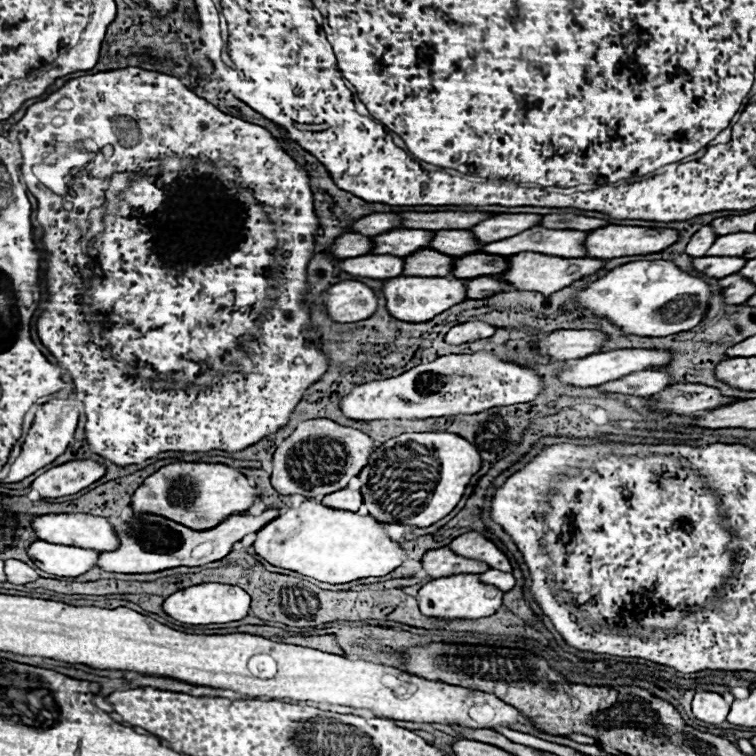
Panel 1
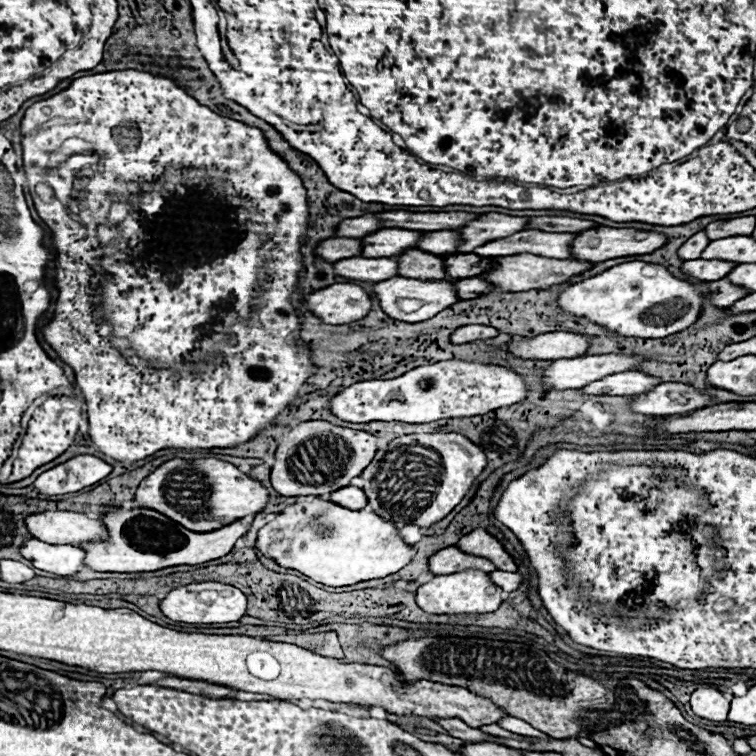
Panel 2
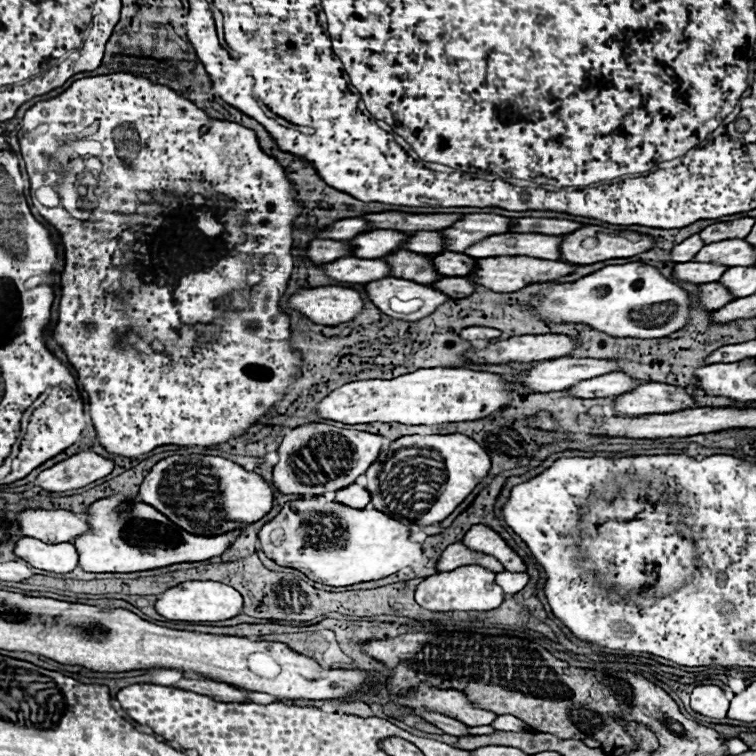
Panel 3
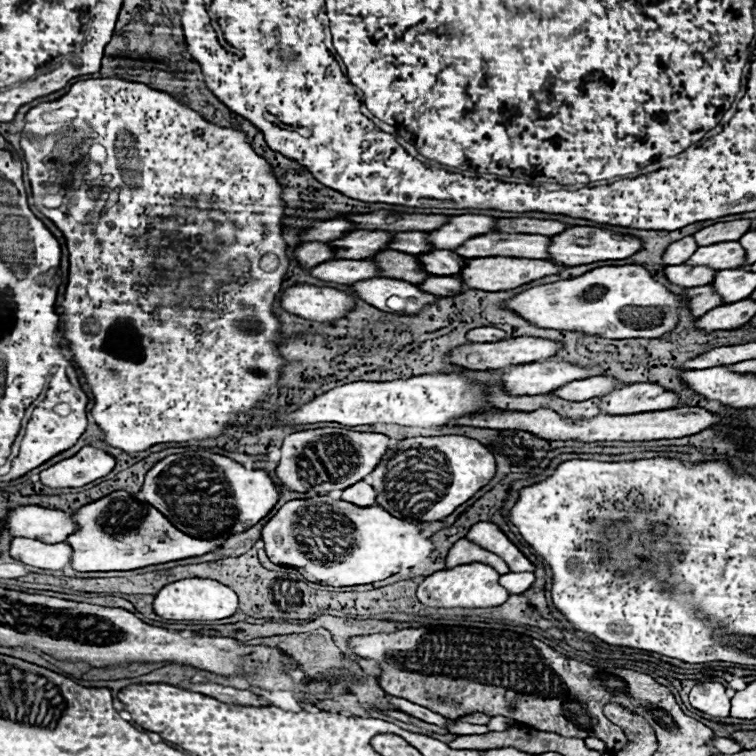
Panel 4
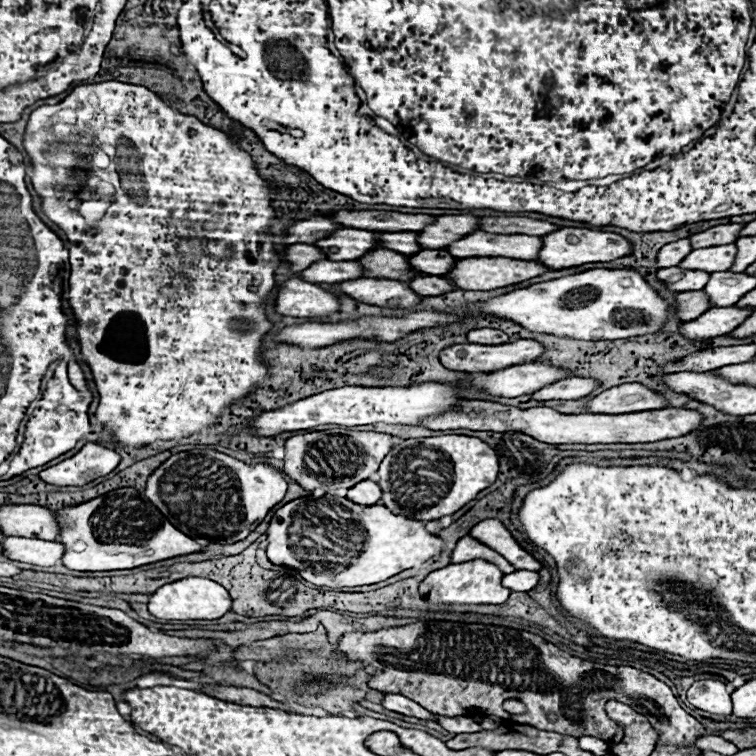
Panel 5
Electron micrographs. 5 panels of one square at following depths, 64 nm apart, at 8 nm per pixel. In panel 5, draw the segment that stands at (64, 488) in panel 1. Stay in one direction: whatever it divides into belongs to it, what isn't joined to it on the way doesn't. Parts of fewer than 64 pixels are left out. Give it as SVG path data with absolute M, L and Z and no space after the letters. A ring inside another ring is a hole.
M88 442L72 458L40 472L40 478L52 486L84 486L94 478L110 474L120 462L120 454L100 444Z

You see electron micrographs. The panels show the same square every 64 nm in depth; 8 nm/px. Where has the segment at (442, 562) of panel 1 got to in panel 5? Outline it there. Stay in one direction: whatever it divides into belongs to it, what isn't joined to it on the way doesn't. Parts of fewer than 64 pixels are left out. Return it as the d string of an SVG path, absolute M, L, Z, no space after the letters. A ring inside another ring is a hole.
M464 536L462 540L458 540L458 544L456 544L456 548L454 548L454 552L452 552L452 558L450 558L450 564L454 562L454 564L458 564L458 562L470 562L470 560L486 560L486 562L492 562L492 564L496 564L504 574L510 574L510 572L514 572L514 568L498 554L498 552L494 552L494 550L490 550L488 546L484 546L484 544L480 544L478 540L474 540L474 538L470 538L470 536Z

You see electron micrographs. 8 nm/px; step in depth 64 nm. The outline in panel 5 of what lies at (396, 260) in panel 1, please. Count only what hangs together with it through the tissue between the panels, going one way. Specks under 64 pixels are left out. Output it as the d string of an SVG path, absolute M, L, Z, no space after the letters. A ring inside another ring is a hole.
M318 260L316 264L312 264L310 268L306 268L304 272L300 272L304 280L314 282L314 284L340 284L346 280L354 280L354 278L362 278L364 276L364 268L354 262L354 260L344 260L344 262L330 262L330 260Z

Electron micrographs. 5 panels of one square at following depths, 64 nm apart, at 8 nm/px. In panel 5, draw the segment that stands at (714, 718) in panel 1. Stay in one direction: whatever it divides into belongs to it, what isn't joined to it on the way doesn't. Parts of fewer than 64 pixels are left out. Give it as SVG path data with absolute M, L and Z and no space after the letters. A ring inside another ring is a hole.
M698 680L688 690L688 702L694 708L700 708L710 714L730 716L732 702L730 694L726 692L726 684L720 680Z

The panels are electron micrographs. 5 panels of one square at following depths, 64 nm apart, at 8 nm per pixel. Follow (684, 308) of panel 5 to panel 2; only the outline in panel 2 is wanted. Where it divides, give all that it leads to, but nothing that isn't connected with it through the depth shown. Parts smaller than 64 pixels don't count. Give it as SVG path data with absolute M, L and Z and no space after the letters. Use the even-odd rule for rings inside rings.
M722 278L718 282L710 282L708 284L708 292L710 292L712 304L720 306L720 308L728 308L730 304L734 304L734 302L738 302L744 296L750 294L750 292L746 292L746 288L736 286L730 280L726 280L726 278Z

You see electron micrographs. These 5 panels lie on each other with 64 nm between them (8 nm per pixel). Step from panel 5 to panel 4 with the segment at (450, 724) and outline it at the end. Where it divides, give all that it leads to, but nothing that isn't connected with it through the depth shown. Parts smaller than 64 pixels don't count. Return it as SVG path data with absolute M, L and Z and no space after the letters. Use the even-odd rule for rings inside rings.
M454 720L448 727L448 731L452 734L460 735L472 735L472 734L485 734L489 732L486 725L468 724L468 722L460 722L460 720Z

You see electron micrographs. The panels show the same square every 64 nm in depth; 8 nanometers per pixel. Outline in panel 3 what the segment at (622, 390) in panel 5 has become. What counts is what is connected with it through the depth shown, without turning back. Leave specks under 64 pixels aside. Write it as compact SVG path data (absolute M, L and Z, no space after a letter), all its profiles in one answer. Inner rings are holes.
M646 382L632 392L616 396L614 400L616 410L626 416L670 414L698 406L696 400L686 392L686 388L662 382Z

